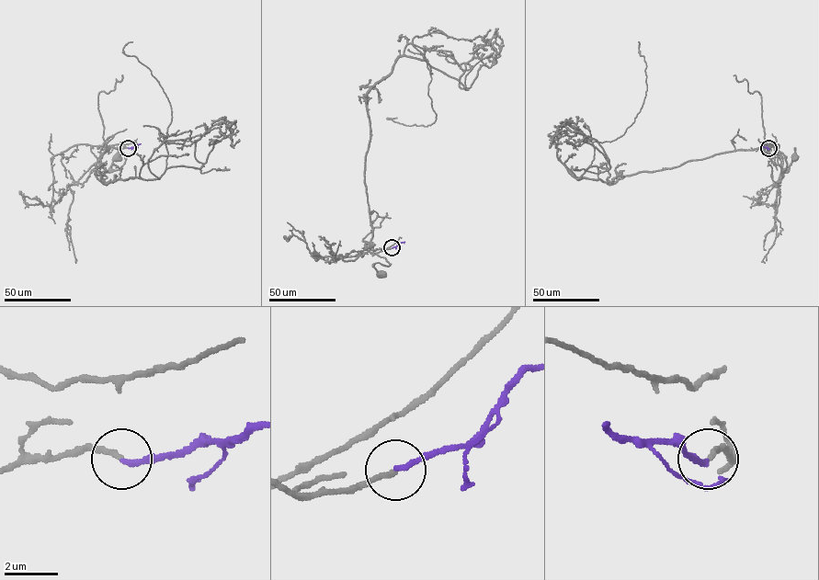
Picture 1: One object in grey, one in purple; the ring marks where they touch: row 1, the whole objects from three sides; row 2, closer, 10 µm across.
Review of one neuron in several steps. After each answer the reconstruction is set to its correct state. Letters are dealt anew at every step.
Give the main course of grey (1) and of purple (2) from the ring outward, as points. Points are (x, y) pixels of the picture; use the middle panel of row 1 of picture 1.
1: (392, 247), (373, 251), (371, 247), (369, 251), (384, 257), (390, 264), (374, 265), (381, 273)
2: (392, 247), (404, 242)

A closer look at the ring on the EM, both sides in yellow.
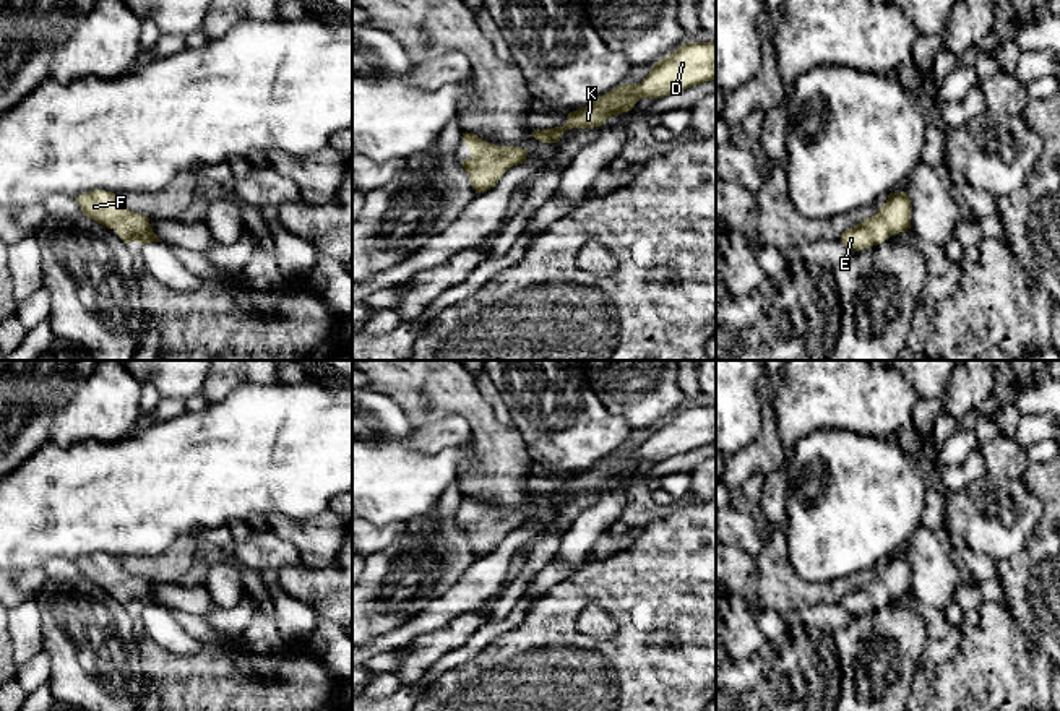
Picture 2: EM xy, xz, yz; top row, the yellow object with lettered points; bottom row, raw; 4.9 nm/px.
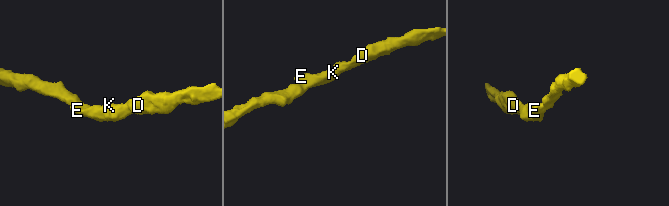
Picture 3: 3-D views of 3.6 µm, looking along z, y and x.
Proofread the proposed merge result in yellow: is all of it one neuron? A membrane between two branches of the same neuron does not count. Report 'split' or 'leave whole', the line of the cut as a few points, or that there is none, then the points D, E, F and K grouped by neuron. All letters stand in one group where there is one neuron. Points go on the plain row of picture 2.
leave whole | no cut | D E F K

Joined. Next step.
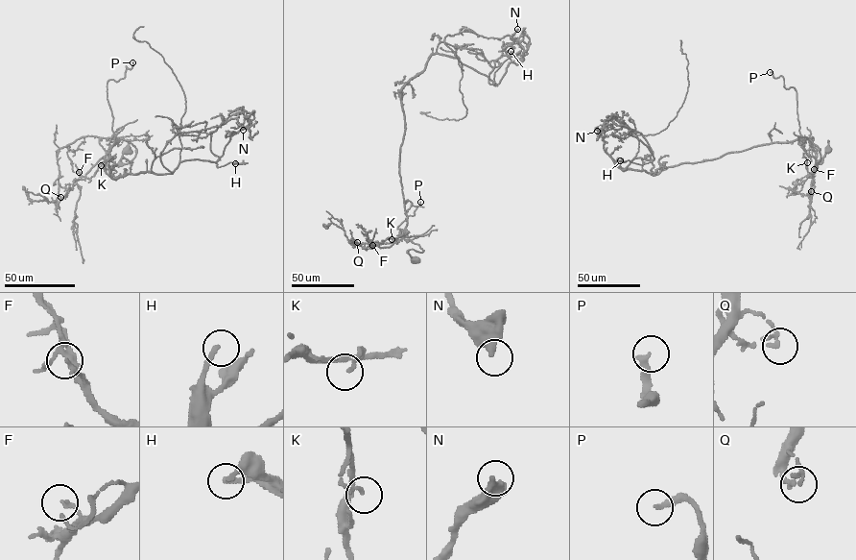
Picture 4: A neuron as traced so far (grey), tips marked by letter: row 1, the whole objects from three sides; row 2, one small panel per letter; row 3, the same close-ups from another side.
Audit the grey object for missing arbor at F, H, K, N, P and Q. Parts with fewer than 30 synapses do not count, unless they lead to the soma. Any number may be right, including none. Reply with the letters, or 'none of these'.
H, P

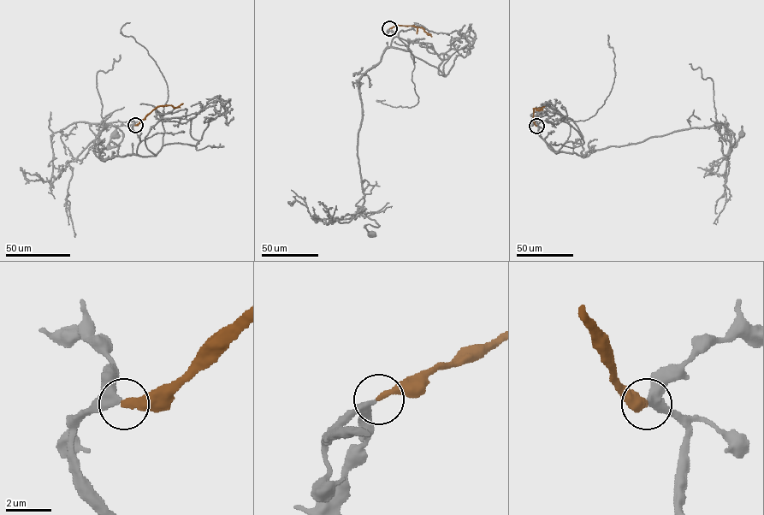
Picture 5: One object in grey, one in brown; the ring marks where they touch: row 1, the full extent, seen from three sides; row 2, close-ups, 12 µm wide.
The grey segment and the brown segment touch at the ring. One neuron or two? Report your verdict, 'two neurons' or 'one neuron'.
one neuron

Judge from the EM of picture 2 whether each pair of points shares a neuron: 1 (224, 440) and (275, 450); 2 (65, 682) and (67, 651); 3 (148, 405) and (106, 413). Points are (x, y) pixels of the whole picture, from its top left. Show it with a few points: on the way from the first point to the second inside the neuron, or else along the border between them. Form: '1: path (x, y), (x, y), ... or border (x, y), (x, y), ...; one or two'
1: path (237, 450), (262, 450); one
2: path (67, 674), (67, 659); one
3: border (140, 385), (140, 409), (143, 413); two

